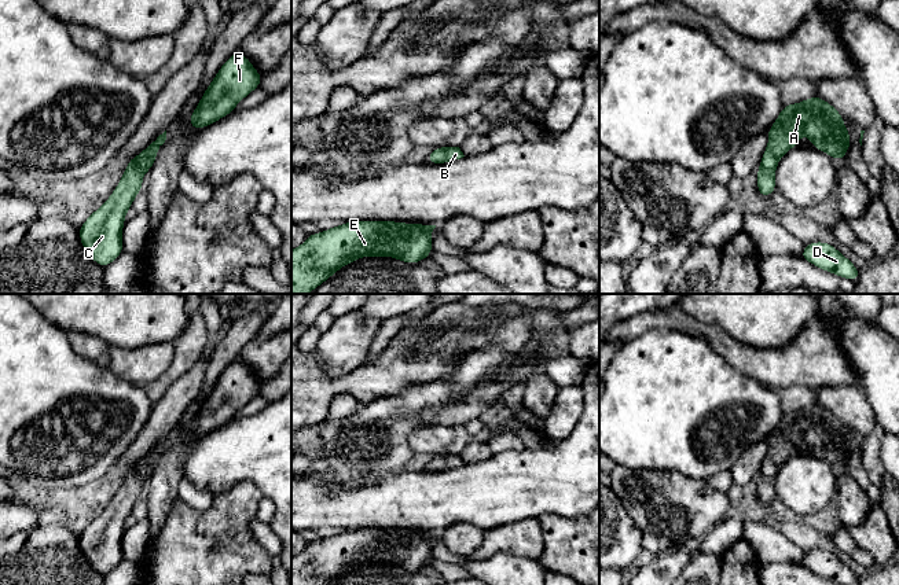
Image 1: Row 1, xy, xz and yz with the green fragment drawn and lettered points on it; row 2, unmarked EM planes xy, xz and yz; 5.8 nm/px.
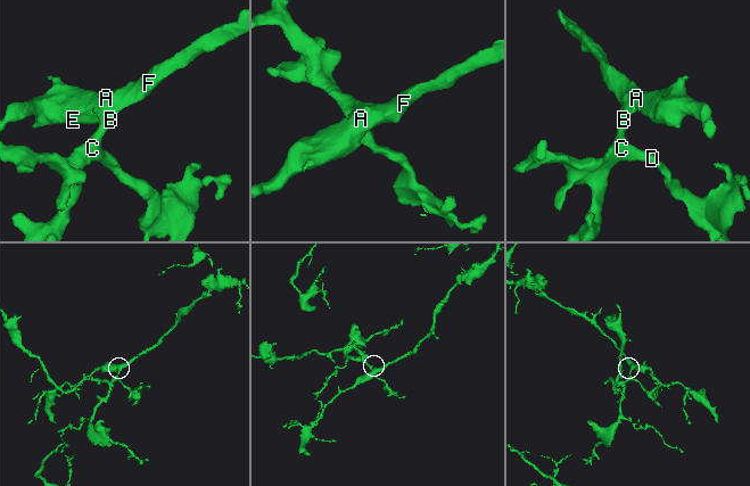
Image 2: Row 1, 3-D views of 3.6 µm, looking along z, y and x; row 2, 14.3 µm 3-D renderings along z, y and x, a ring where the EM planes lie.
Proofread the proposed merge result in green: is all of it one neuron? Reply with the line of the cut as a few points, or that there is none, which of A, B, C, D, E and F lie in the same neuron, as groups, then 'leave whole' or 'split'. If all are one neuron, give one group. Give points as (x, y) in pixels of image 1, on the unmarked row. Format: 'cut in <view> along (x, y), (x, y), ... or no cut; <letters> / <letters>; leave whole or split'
no cut; A B C D E F; leave whole

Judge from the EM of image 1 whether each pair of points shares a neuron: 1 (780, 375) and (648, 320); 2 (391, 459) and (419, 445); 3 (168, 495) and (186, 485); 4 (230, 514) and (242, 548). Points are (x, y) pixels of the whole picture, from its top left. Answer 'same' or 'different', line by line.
1: same
2: different
3: different
4: same

